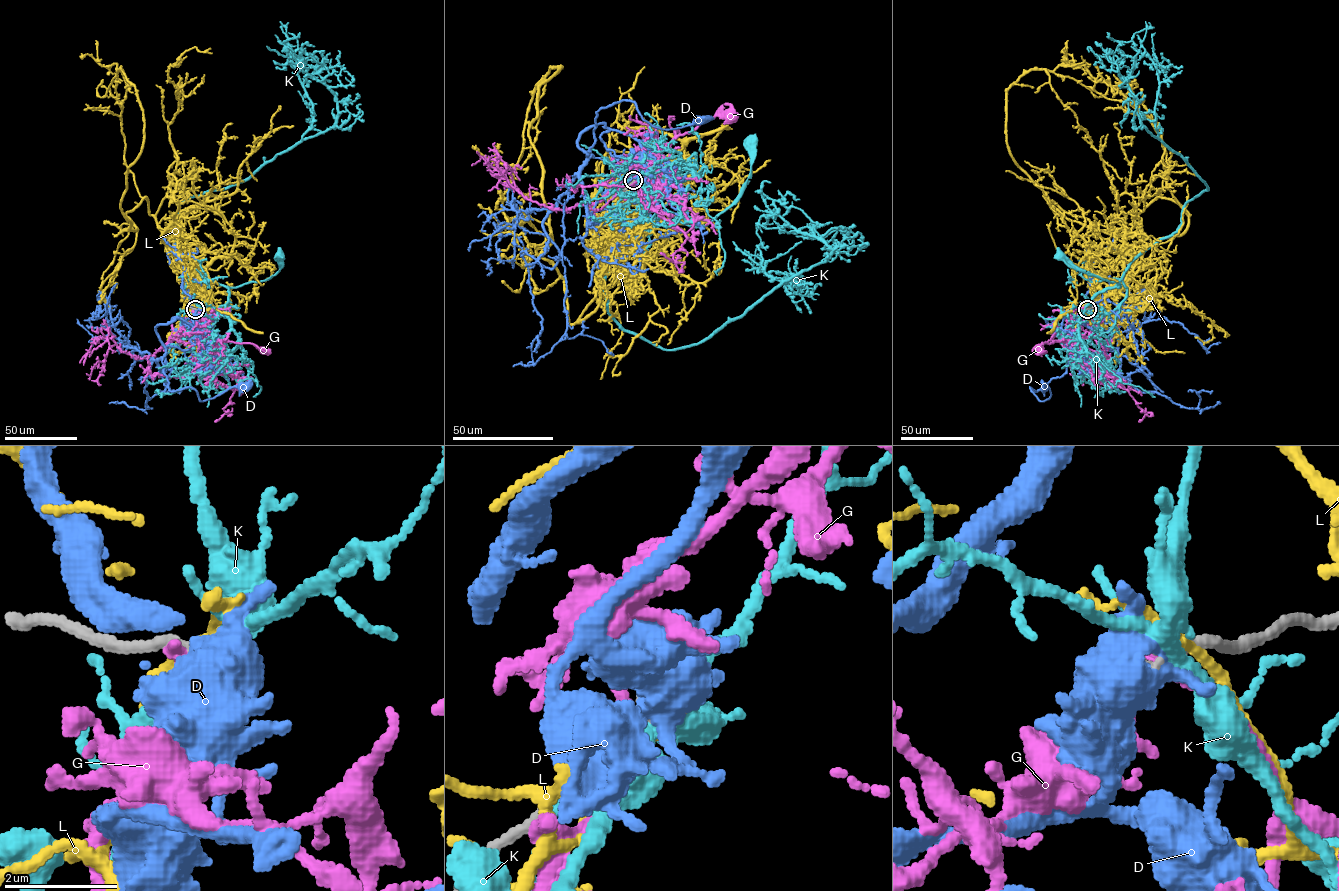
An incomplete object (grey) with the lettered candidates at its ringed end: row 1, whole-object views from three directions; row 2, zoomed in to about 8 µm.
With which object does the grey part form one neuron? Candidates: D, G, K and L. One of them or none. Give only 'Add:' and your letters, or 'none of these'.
Add: D

